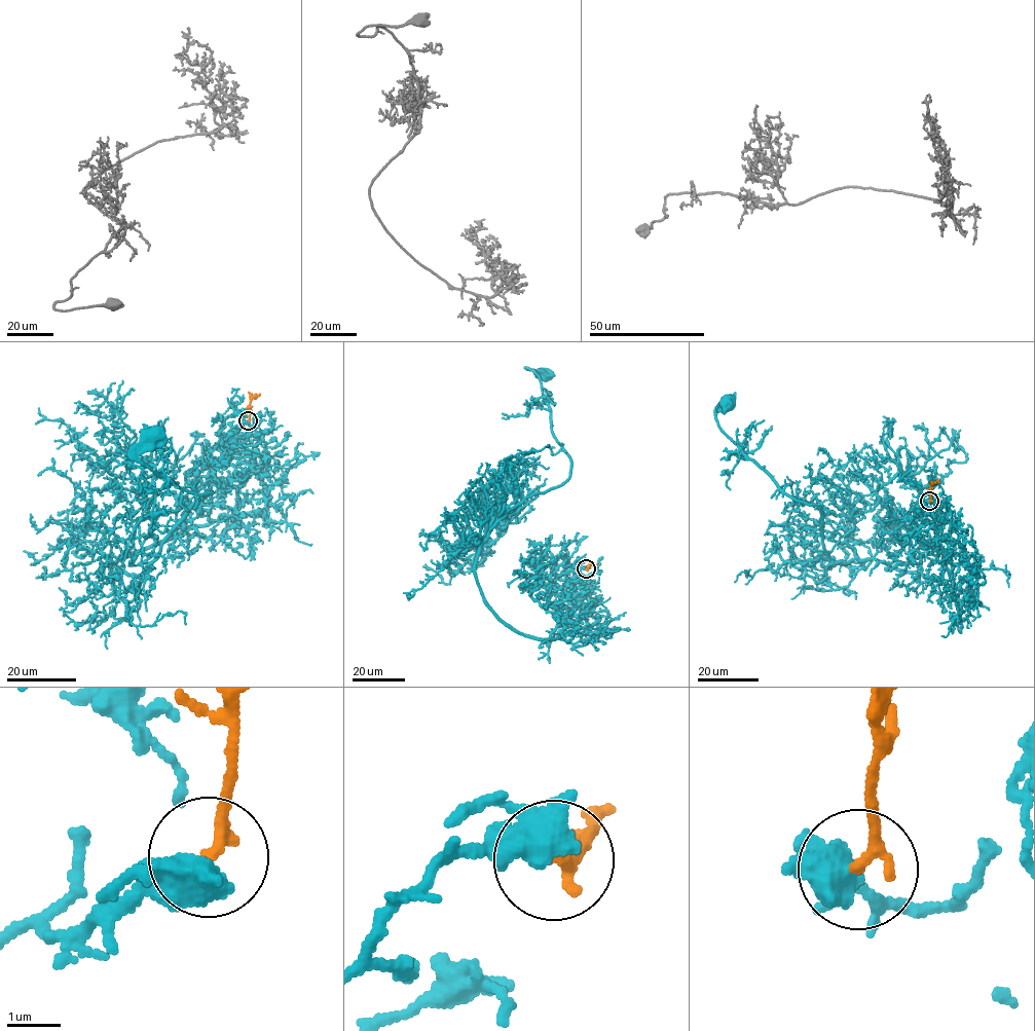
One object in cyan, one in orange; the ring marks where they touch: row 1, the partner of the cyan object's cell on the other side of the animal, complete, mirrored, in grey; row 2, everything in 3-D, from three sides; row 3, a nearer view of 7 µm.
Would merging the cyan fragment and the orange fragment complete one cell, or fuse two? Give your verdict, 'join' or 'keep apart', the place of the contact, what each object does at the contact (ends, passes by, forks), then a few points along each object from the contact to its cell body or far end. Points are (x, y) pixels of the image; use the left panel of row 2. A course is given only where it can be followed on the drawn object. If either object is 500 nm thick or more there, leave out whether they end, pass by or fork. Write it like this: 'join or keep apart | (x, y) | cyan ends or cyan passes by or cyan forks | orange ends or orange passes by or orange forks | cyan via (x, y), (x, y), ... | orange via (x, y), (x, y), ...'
join | (248, 420) | cyan forks | orange ends | cyan via (248, 420), (226, 439), (255, 465), (237, 506), (111, 565), (138, 577), (212, 491), (141, 461), (153, 435) | orange via (249, 420), (249, 402), (260, 394)

